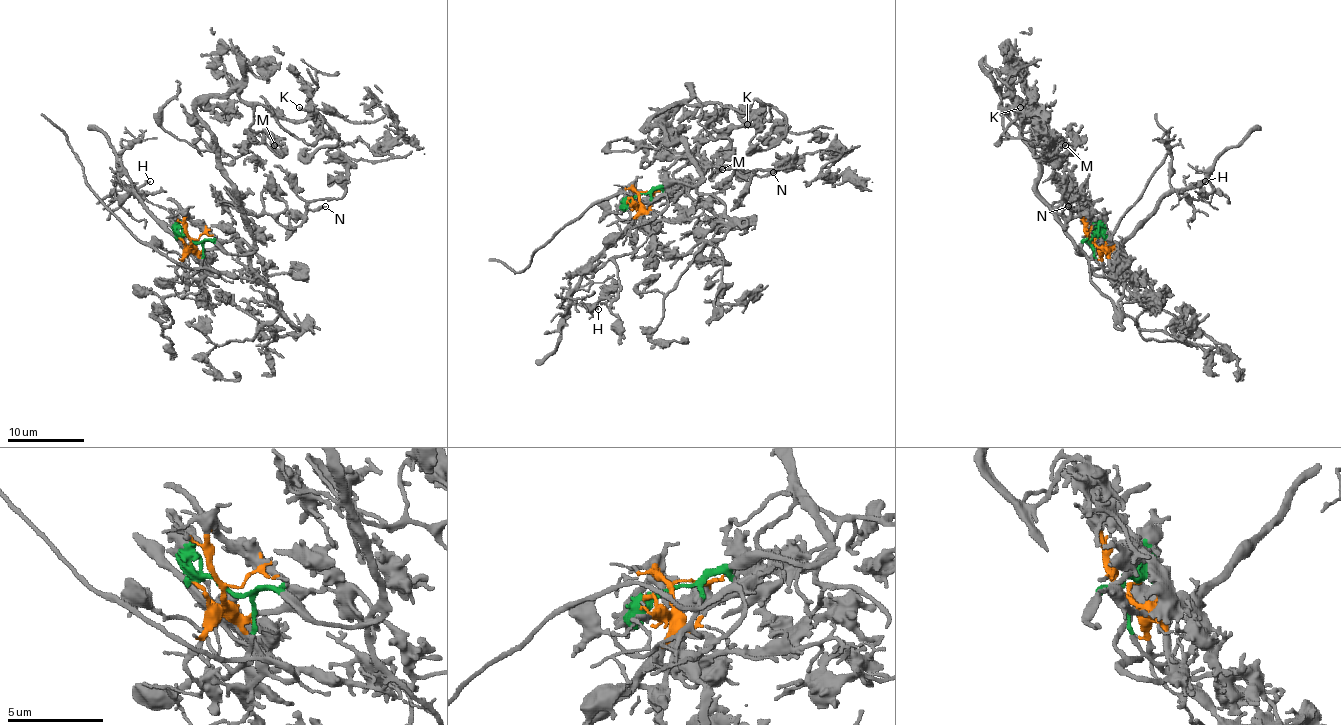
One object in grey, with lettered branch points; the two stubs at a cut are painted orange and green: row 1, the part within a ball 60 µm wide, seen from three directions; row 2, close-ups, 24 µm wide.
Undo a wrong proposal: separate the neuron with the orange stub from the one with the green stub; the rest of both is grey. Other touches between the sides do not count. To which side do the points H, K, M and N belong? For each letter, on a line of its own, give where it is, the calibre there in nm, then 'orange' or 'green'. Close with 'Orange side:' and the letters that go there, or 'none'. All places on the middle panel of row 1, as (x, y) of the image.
H: place (598, 309); calibre 180 nm; orange
K: place (747, 124); calibre 150 nm; green
M: place (722, 169); calibre 170 nm; green
N: place (773, 172); calibre 220 nm; green
Orange side: H

